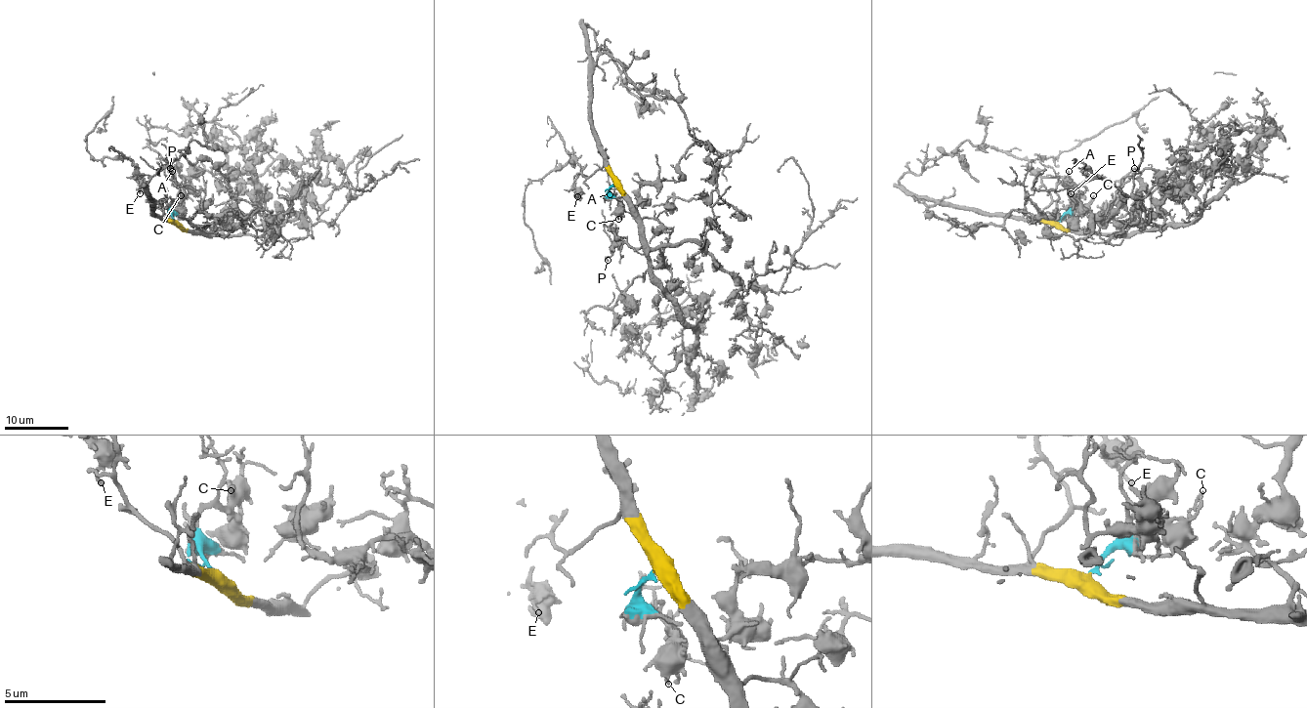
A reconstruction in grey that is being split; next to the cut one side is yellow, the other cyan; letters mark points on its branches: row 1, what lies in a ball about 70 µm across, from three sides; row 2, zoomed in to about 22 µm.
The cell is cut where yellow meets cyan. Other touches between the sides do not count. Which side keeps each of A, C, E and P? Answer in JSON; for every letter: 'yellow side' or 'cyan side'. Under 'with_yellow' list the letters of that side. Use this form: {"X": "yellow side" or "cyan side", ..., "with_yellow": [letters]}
{"A": "cyan side", "C": "cyan side", "E": "yellow side", "P": "yellow side", "with_yellow": ["E", "P"]}

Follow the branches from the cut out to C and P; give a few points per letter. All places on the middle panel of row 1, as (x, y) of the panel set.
C: (613, 184), (609, 194), (617, 201), (617, 219)
P: (613, 184), (627, 203), (642, 244), (631, 247), (614, 234), (619, 244), (607, 257), (609, 260)

